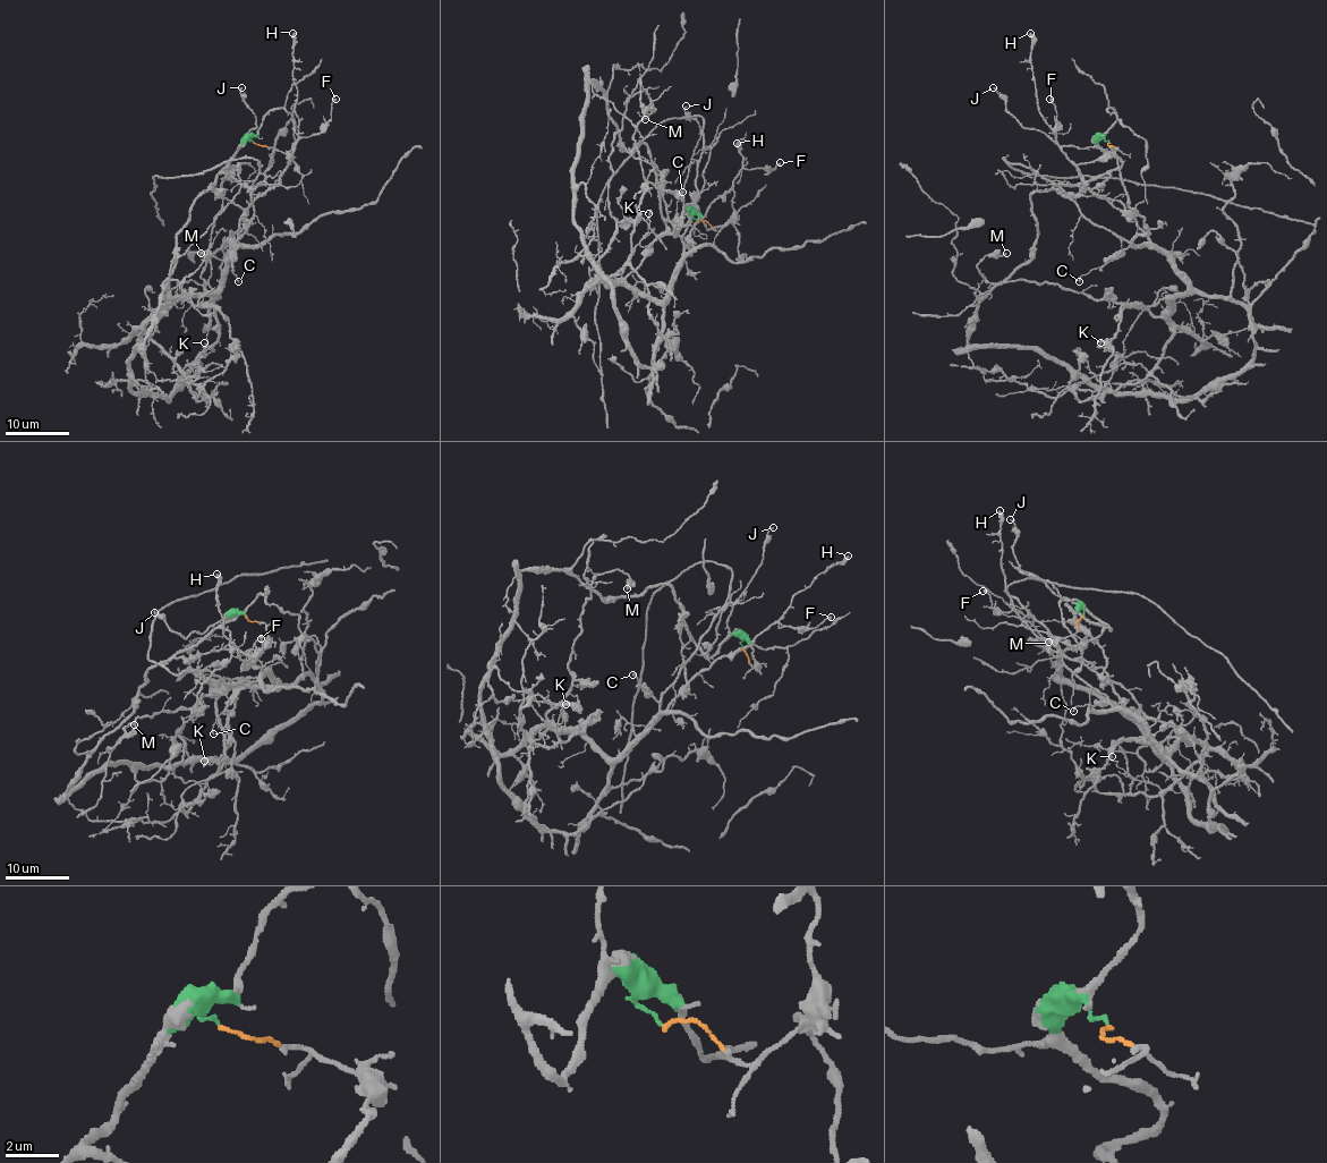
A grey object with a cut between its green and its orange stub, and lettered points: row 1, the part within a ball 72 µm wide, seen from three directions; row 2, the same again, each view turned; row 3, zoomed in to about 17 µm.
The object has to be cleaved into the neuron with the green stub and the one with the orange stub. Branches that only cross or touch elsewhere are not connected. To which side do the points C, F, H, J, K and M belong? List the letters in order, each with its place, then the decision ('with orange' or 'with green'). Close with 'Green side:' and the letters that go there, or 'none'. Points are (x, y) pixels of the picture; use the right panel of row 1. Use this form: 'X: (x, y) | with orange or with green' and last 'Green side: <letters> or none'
C: (1079, 281) | with orange
F: (1049, 99) | with orange
H: (1030, 33) | with orange
J: (993, 87) | with green
K: (1100, 342) | with orange
M: (1006, 253) | with orange
Green side: J

